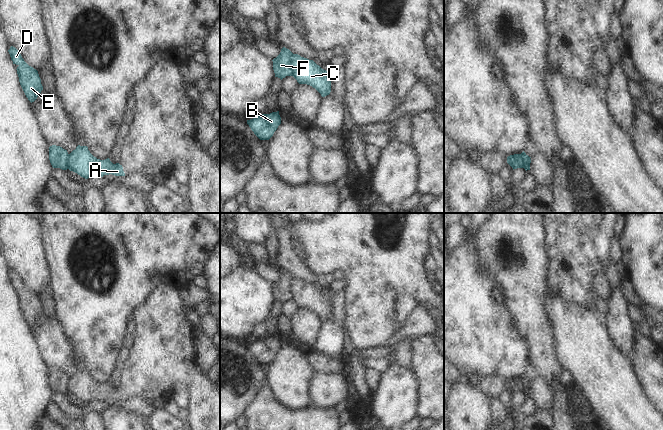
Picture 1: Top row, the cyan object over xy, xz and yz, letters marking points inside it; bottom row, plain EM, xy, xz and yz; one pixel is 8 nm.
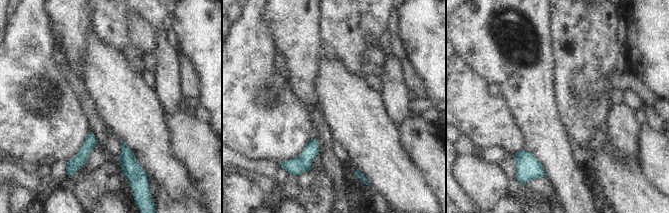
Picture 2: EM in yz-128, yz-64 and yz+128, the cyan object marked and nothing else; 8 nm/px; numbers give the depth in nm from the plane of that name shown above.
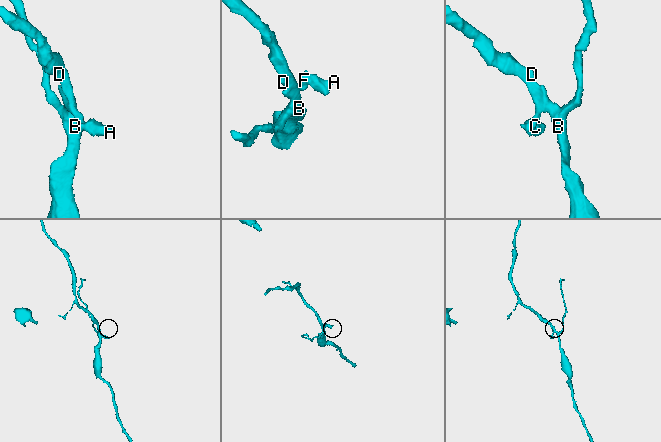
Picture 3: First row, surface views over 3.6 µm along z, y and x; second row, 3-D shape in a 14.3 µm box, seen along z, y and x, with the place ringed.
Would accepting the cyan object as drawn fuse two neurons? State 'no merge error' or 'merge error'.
merge error

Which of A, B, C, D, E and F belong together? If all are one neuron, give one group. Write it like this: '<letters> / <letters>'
A C / B D E F

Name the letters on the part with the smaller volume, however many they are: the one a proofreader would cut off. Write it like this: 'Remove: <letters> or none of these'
Remove: A, C.

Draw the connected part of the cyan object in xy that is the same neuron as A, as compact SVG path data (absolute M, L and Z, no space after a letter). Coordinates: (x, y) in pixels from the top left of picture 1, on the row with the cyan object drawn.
M78 145L68 156L68 169L88 179L93 176L125 176L122 165L113 164L109 158L100 160L94 157L87 146Z

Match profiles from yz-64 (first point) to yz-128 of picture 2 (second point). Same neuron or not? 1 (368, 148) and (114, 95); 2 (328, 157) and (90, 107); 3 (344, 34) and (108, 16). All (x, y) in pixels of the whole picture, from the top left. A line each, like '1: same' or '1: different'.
1: same
2: same
3: same

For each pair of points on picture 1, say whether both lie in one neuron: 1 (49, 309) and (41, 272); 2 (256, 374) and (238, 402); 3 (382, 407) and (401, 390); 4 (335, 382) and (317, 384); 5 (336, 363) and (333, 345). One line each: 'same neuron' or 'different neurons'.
1: different neurons
2: same neuron
3: same neuron
4: same neuron
5: different neurons

